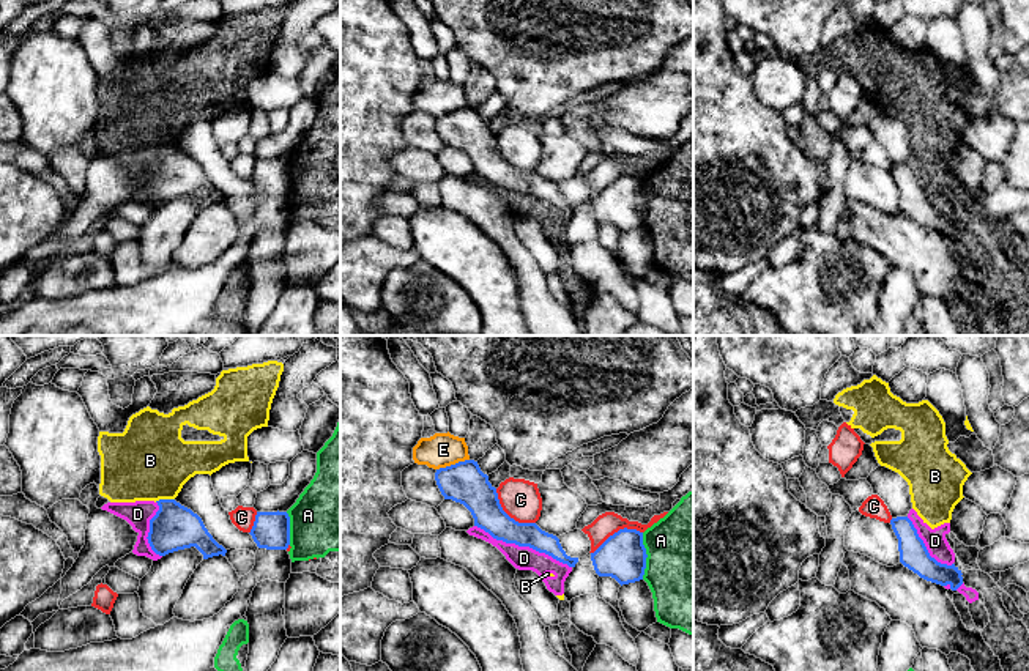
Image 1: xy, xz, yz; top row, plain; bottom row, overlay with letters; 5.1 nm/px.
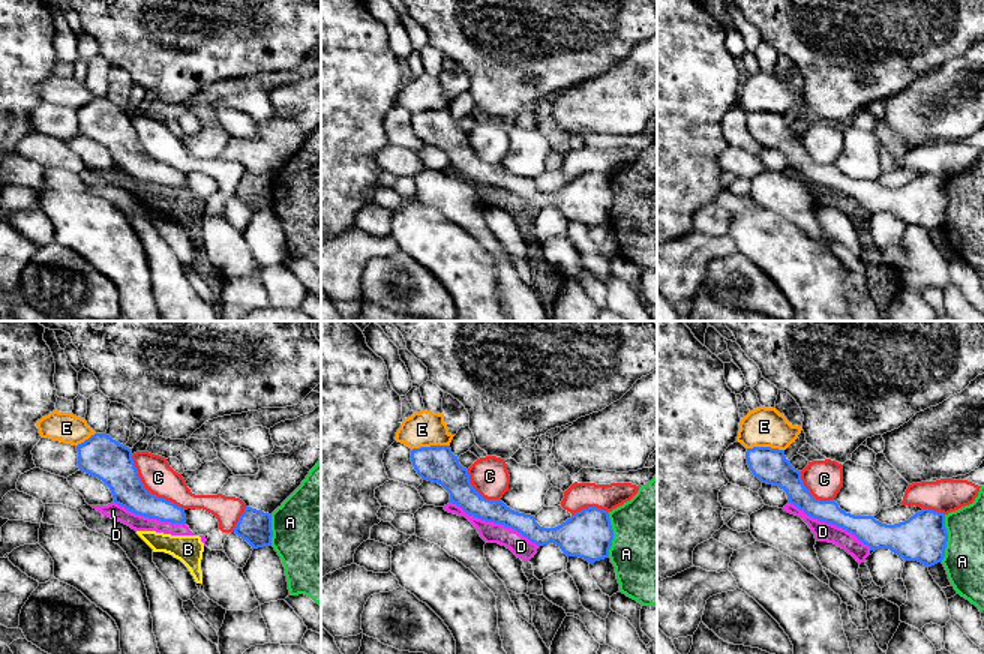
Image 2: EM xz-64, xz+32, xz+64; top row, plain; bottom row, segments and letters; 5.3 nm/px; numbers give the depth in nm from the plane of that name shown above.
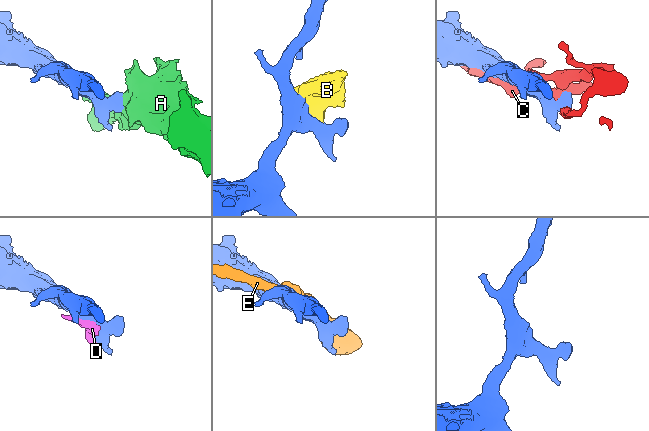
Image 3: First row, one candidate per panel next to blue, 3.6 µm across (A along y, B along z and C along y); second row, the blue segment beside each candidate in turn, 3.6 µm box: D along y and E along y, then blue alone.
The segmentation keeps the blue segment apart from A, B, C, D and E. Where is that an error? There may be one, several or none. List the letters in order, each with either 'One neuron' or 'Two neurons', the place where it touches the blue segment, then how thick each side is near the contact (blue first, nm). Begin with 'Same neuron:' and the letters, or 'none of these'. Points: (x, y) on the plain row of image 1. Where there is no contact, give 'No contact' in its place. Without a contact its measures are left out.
Same neuron: none of these
A: Two neurons. Touches blue at xz (646, 203). Thickness 240 nm (blue) against 480 nm
B: Two neurons. Touches blue at xy (164, 147). Thickness 240 nm (blue) against 400 nm
C: Two neurons. Touches blue at xz (508, 163). Thickness 190 nm (blue) against 200 nm
D: Two neurons. Touches blue at xz (523, 192). Thickness 160 nm (blue) against 130 nm
E: Two neurons. Touches blue at xz (453, 112). Thickness 220 nm (blue) against 180 nm

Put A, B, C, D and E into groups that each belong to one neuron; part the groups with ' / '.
A / B D / C / E

